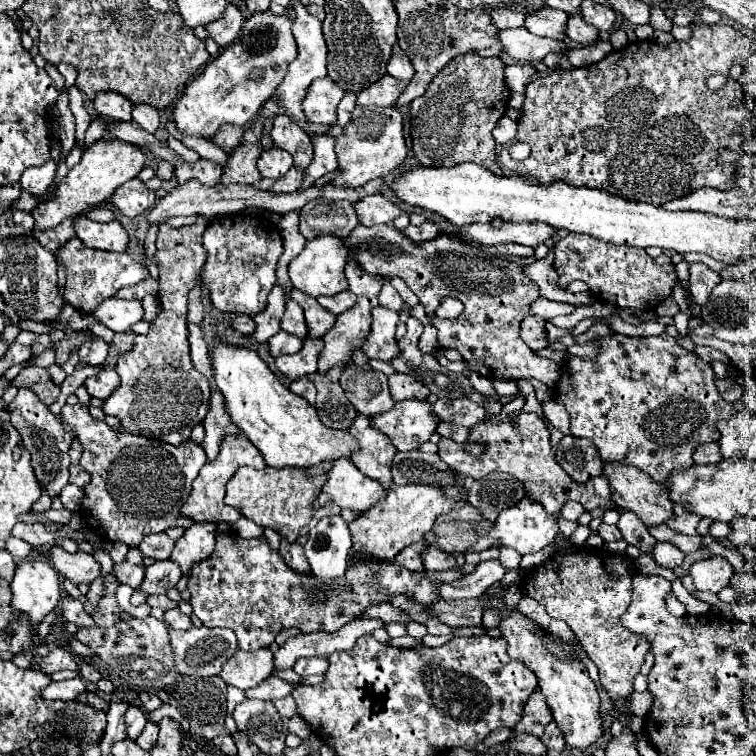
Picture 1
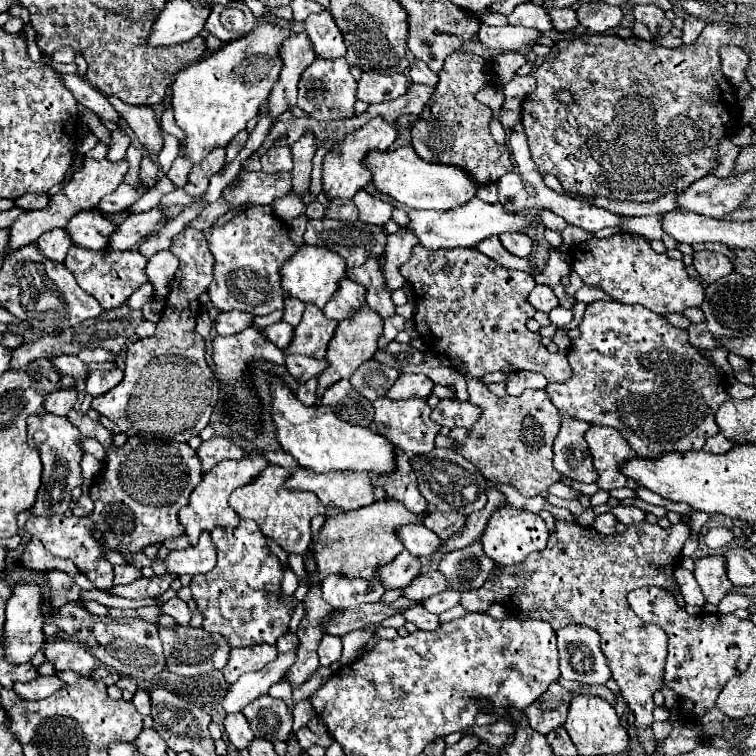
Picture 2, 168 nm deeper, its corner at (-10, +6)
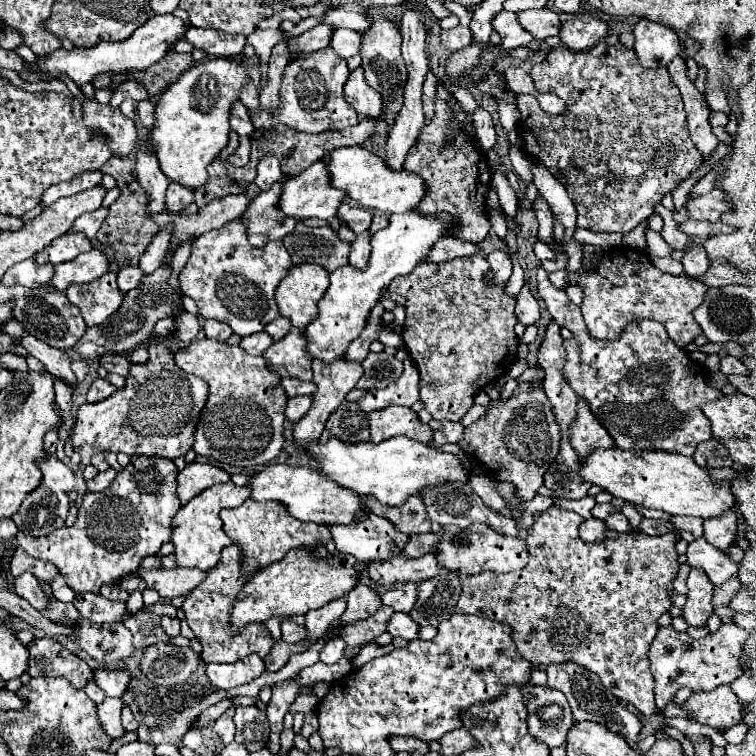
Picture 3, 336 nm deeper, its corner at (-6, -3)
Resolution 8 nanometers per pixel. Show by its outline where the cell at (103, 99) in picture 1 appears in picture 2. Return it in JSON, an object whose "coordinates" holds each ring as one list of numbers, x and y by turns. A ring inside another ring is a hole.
{"coordinates":[[110,96,110,104,130,124,130,128,138,136,140,144,150,152,150,156,158,156,164,146,164,138,162,138,162,130,160,130,158,122,154,118,154,110,150,106,124,104,120,98,114,98,114,96]]}

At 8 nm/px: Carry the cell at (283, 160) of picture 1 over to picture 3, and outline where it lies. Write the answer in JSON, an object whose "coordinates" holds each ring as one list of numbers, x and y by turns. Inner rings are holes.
{"coordinates":[[272,155,268,157,262,157,258,161,258,175,256,175,256,185,262,189,262,191,268,191,280,177,282,177,282,169,280,169,280,161]]}

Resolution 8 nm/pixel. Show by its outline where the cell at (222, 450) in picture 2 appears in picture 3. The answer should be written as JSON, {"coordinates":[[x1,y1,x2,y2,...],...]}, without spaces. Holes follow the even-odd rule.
{"coordinates":[[192,461,188,463,180,473,178,473,178,497,184,503,188,503,192,497,202,493,214,483,226,483,230,481,230,473,224,469,212,465,212,463,198,463]]}

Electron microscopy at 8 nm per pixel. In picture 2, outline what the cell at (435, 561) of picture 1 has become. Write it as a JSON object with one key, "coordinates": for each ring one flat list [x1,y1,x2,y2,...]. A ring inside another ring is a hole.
{"coordinates":[[404,524,396,530,398,540,414,556,432,556,442,540,424,524]]}

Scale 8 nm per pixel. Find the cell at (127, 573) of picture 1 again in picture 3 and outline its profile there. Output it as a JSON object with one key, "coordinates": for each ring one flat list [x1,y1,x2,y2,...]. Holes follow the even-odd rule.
{"coordinates":[[102,585,100,593,102,593,104,597,108,597,108,599,118,599,118,601,126,601,126,599,128,599,128,595,130,595,128,591,120,589,118,585]]}

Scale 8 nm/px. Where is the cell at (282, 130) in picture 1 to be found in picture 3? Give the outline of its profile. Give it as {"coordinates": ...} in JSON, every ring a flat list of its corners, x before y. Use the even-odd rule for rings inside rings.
{"coordinates":[[282,175,282,179,272,185,272,189,262,191,244,213,250,245,260,247,272,239,284,239,298,223,292,221,292,217,284,217,284,213,276,209,276,193,280,193,280,185,284,185,286,179,288,175]]}

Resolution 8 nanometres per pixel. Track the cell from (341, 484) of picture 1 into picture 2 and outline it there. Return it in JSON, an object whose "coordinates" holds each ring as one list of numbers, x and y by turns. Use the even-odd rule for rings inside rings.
{"coordinates":[[298,468,284,482,288,490,310,490,318,496,318,500,328,506,336,506,344,512,364,508,372,502,384,500,382,488,374,488,368,476,344,474,344,472,326,472,316,474,308,468]]}

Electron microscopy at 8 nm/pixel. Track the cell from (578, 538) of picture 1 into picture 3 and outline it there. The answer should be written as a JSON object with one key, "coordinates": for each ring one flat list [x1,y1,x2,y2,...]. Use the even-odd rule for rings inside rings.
{"coordinates":[[620,511,610,513,610,515,604,519,604,523,606,523,608,529,614,529,614,531,618,531,618,533,624,533,624,531,632,529,632,525,628,525,628,519,626,519]]}

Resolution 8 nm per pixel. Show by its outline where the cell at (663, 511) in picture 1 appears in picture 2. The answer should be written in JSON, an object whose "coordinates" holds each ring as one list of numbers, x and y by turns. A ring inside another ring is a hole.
{"coordinates":[[592,424,588,432,584,434,584,440,588,442,594,470,598,472,598,488,602,490,614,490,614,488,632,488,636,490,638,484,634,480,628,480,618,472,620,464,624,460,636,458,628,442,620,436,616,428,610,426,596,426]]}

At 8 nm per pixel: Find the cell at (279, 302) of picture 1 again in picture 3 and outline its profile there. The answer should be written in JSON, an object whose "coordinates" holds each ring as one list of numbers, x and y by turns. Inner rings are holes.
{"coordinates":[[196,339,186,349,176,351,176,365,204,379,210,387,208,403,196,427,194,451,198,455,250,471,256,469,254,465,264,465,280,453,284,445,282,423,288,395,280,389,282,377,268,369,264,357,244,355,240,347,230,347,220,341]]}

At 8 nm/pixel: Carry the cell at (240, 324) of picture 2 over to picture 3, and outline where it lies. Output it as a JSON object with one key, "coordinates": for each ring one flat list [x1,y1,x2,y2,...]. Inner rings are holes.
{"coordinates":[[208,319,204,323,204,331,206,331,206,337,214,341,228,341,232,335,232,329,226,323,218,323,214,319]]}

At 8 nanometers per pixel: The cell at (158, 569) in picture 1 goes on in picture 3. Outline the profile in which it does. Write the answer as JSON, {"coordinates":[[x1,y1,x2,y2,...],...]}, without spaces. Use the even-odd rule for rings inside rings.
{"coordinates":[[76,593,74,605,80,615,92,623,110,623,122,613,126,613,126,601,112,601,100,593]]}

